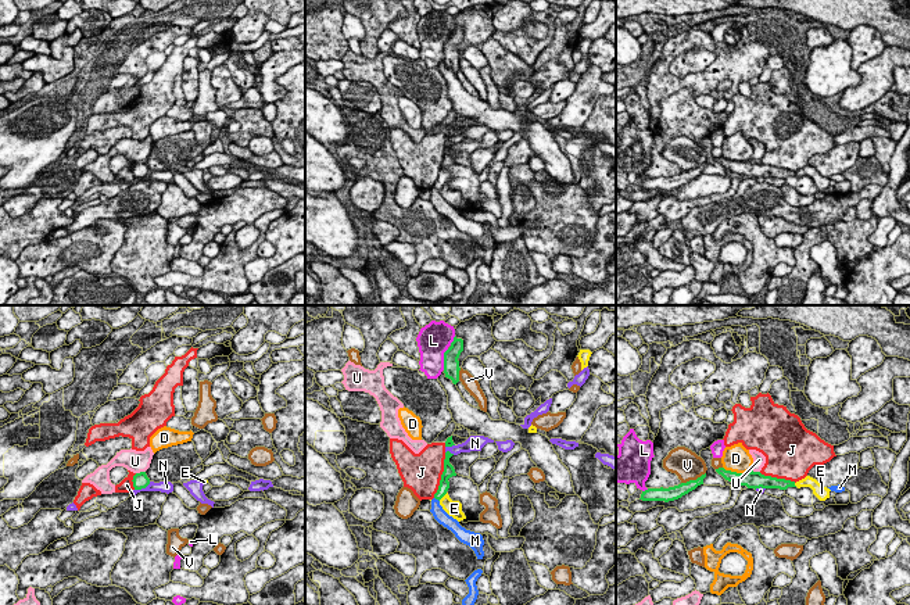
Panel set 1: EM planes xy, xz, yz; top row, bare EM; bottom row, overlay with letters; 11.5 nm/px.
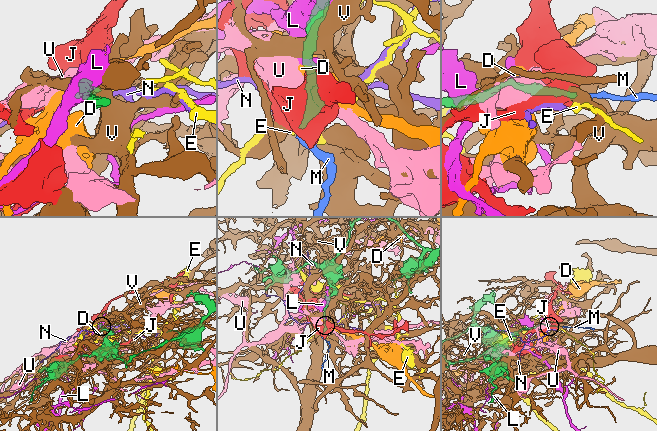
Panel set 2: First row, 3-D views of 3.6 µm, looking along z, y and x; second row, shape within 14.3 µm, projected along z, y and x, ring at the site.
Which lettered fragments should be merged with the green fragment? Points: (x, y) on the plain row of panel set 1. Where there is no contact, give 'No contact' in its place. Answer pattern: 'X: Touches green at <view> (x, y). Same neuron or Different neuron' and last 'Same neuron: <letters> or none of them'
D: Touches green at yz (735, 161). Different neuron
E: Touches green at xz (443, 185). Different neuron
J: Touches green at xz (441, 164). Different neuron
L: Touches green at xz (444, 49). Different neuron
M: Touches green at xz (437, 188). Same neuron
N: Touches green at xy (142, 176). Different neuron
U: Touches green at xy (140, 161). Different neuron
V: Touches green at yz (692, 169). Different neuron
Same neuron: M

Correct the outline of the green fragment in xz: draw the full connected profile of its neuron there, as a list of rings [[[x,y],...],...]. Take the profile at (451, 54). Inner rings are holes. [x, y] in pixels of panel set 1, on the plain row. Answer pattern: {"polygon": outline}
{"polygon": [[[454,26],[451,36],[444,42],[444,62],[454,74],[459,71],[459,44],[463,40],[463,29]]]}

